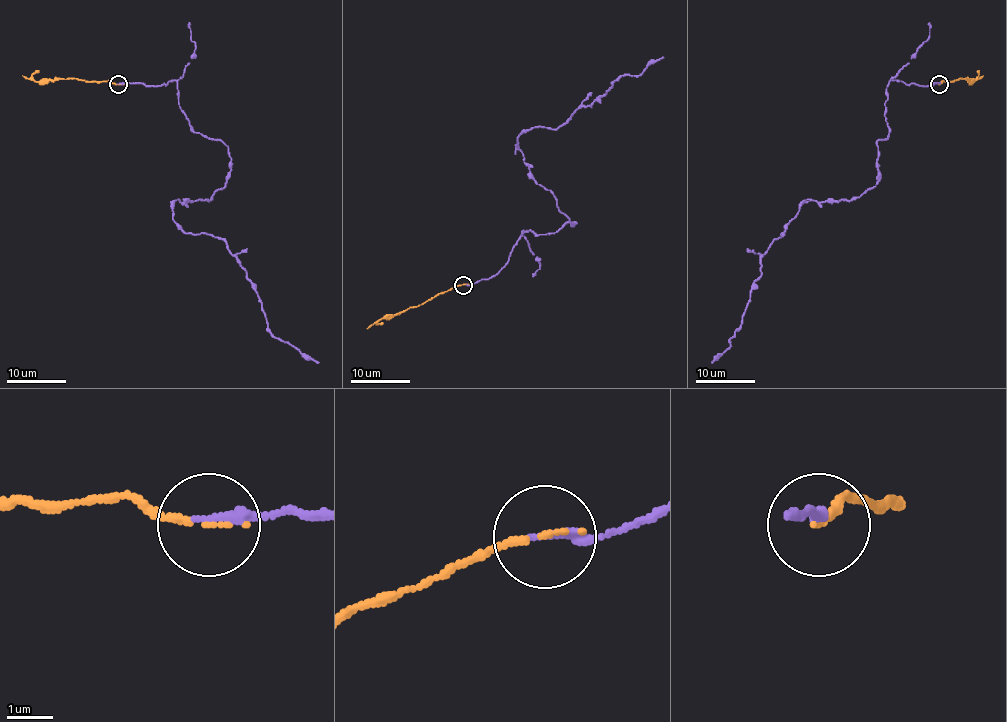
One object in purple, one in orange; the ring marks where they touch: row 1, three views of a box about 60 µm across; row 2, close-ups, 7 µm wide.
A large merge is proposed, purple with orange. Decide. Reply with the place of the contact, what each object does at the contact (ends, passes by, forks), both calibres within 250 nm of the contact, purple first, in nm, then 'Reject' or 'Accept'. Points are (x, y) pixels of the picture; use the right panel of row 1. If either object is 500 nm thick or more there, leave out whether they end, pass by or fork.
Place: (939, 84). At the ring purple ends. At the ring orange ends. Thickness 220 nm (purple) against 150 nm. Accept

